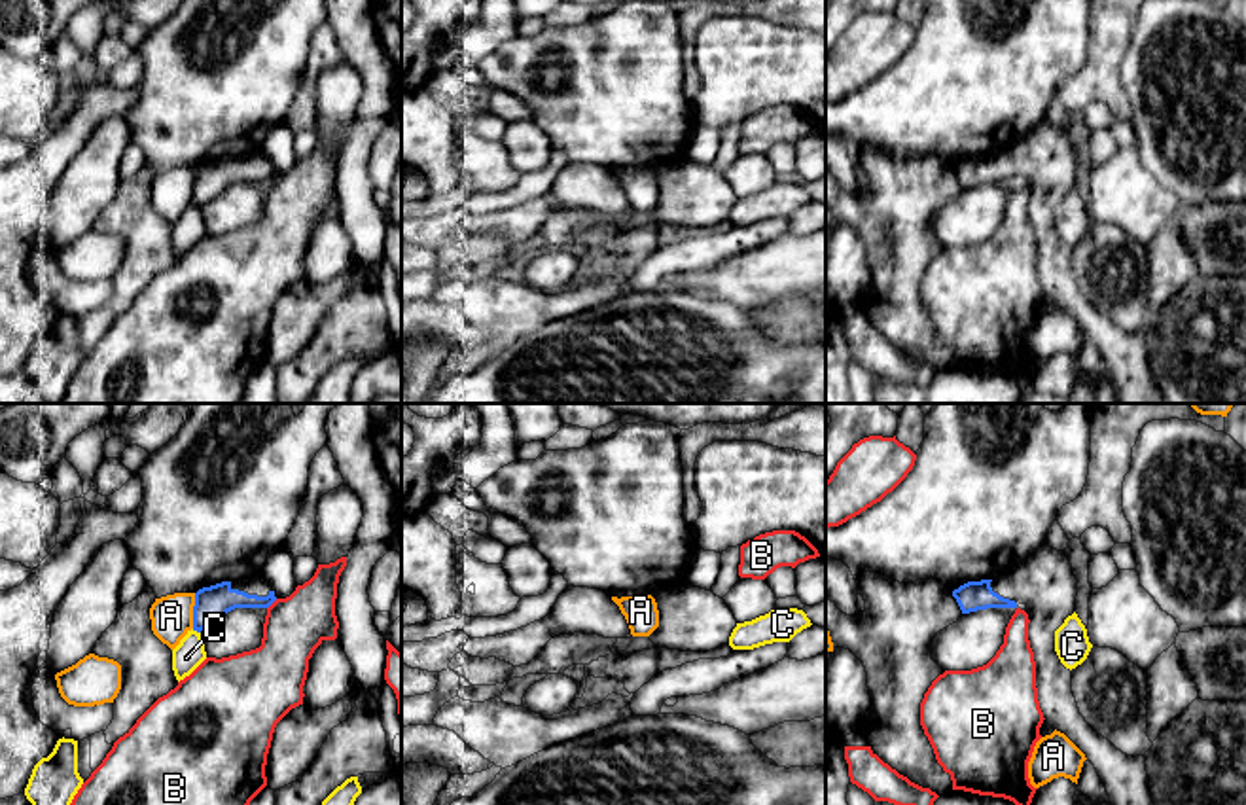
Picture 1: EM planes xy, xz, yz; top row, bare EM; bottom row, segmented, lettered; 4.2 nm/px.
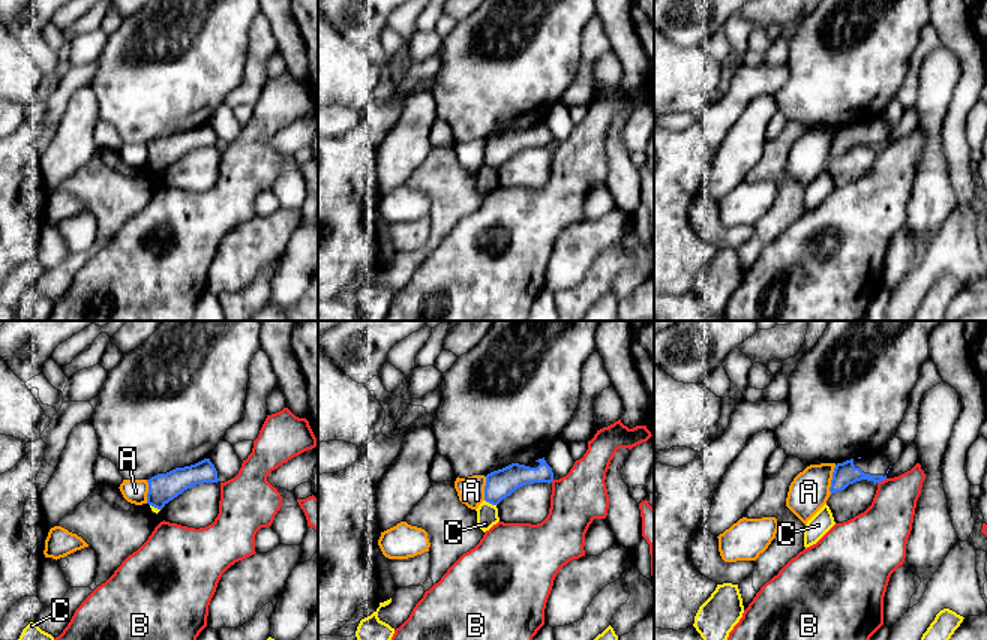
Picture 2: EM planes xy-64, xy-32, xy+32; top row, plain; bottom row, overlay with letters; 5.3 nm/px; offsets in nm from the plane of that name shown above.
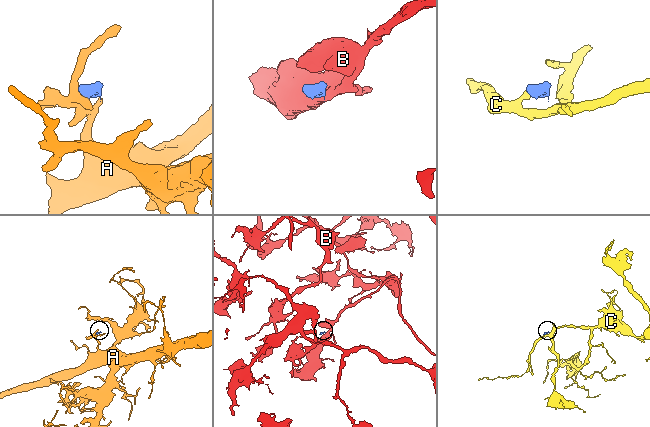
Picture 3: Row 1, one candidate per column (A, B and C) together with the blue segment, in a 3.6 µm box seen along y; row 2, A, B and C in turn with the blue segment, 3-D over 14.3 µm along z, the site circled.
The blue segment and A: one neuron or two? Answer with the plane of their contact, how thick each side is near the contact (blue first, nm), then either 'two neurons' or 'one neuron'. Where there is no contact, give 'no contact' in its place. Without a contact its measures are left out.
xy | 150/180 nm | two neurons

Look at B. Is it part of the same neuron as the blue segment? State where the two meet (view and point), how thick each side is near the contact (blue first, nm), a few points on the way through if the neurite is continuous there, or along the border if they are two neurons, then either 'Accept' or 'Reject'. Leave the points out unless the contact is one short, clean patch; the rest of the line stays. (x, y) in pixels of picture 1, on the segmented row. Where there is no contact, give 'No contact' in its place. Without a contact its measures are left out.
Touches blue at xy (271, 603). Thickness 150 nm (blue) against 260 nm. Boundary: xy (277, 599), (267, 608). Reject

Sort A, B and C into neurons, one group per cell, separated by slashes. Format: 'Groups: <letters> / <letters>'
Groups: A / B / C

